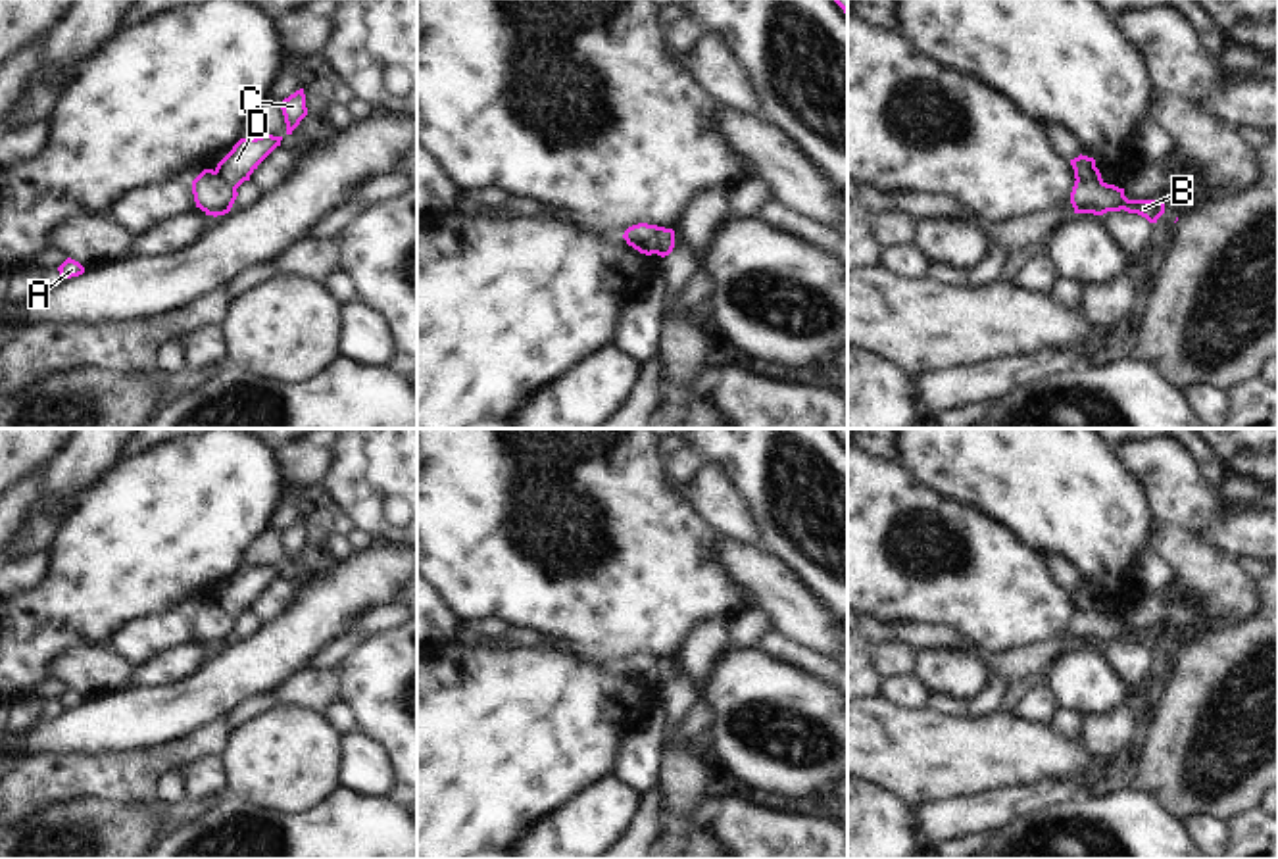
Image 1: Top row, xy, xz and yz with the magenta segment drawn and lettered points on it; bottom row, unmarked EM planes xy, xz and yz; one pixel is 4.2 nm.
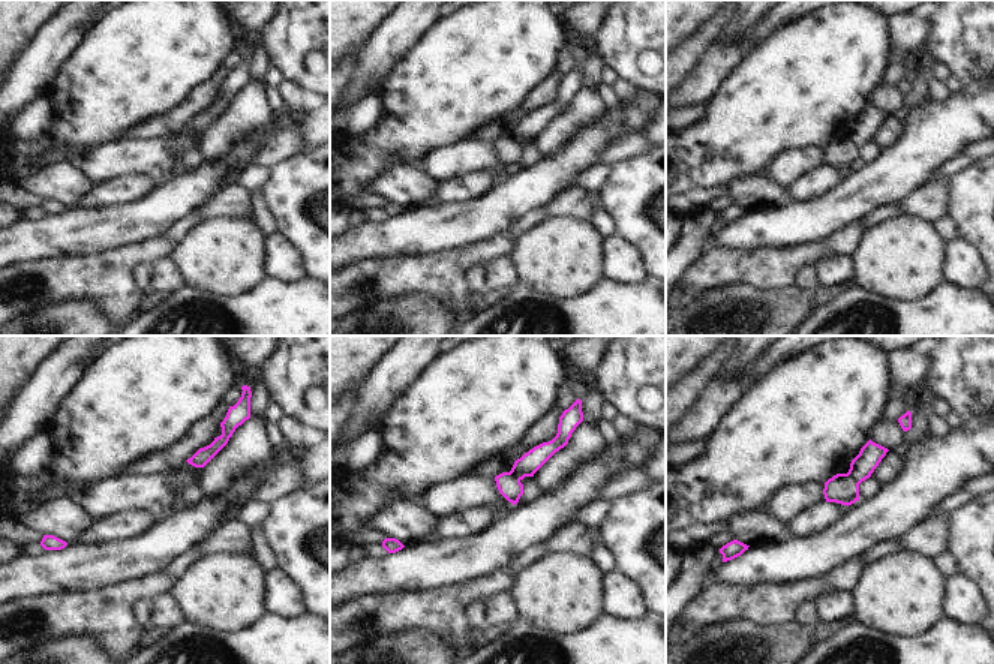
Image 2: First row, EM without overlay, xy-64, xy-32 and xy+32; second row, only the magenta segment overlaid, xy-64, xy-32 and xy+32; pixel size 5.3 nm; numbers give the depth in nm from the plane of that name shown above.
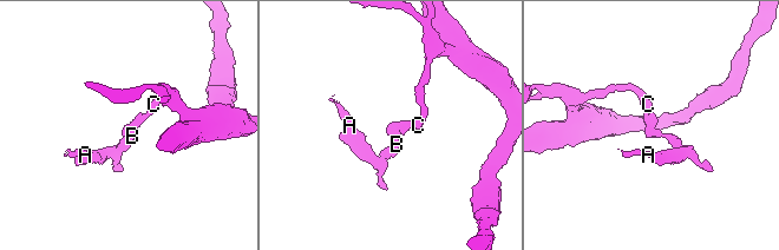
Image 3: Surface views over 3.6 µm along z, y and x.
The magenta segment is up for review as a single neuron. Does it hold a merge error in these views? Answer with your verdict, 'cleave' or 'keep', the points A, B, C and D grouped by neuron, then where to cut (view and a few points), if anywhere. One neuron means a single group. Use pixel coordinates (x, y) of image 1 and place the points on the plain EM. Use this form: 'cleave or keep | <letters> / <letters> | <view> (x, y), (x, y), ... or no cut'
cleave | A B / C D | xz (656, 658), (658, 683)

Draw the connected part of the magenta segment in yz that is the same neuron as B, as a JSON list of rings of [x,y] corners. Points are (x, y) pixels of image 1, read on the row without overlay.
[[[1074,611],[1070,623],[1074,644],[1103,646],[1107,642],[1128,642],[1145,648],[1149,653],[1165,644],[1165,634],[1159,630],[1128,630],[1124,619],[1103,611]]]

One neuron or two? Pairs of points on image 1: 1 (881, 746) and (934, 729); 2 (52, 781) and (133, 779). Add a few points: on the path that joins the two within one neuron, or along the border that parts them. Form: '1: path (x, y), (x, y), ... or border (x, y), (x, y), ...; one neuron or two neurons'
1: path (894, 746), (917, 746), (921, 742); one neuron
2: path (72, 779), (114, 779); one neuron

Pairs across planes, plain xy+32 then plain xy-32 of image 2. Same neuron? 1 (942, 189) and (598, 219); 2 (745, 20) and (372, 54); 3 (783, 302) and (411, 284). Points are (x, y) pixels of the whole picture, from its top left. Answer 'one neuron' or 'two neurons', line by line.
1: two neurons
2: one neuron
3: two neurons

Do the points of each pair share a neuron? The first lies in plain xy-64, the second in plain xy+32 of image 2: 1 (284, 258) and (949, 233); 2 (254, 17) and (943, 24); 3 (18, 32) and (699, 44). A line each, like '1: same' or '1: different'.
1: different
2: different
3: different

